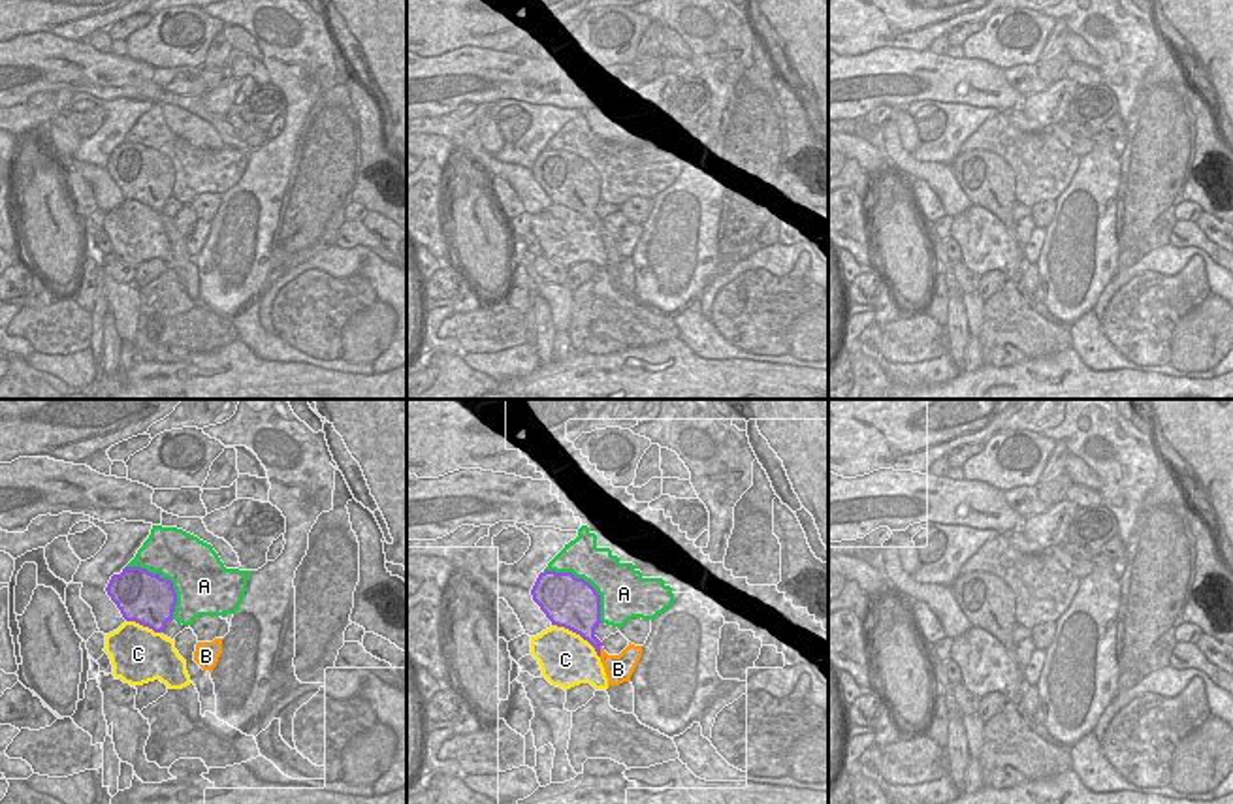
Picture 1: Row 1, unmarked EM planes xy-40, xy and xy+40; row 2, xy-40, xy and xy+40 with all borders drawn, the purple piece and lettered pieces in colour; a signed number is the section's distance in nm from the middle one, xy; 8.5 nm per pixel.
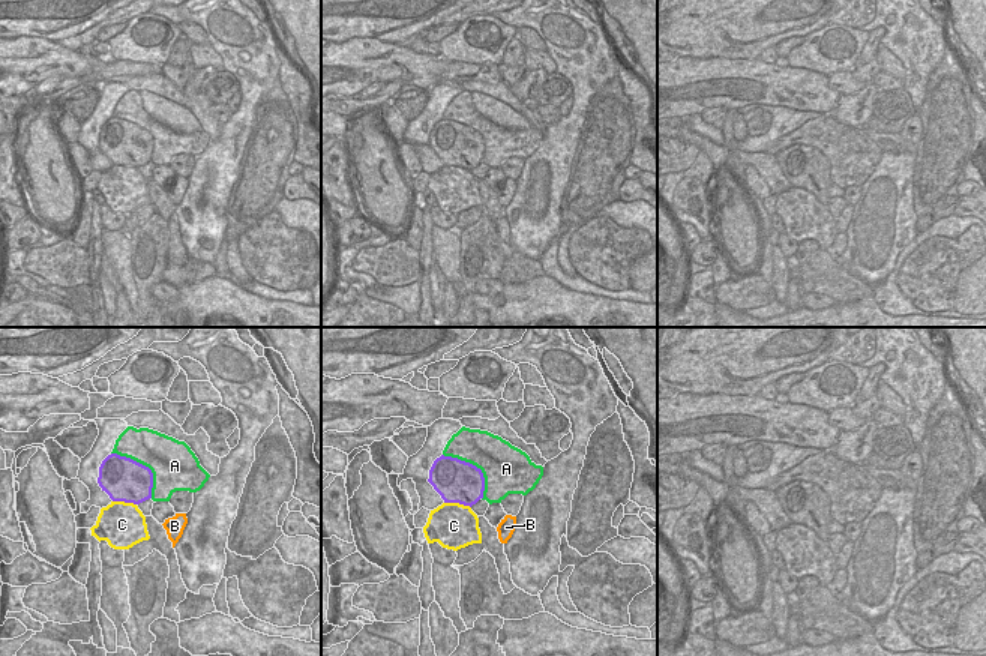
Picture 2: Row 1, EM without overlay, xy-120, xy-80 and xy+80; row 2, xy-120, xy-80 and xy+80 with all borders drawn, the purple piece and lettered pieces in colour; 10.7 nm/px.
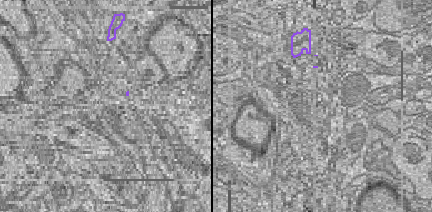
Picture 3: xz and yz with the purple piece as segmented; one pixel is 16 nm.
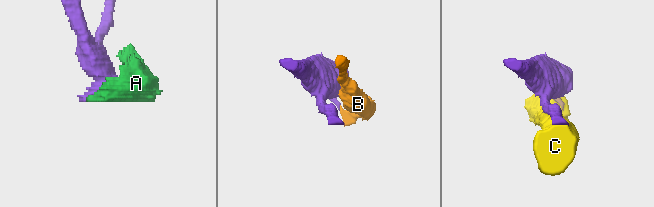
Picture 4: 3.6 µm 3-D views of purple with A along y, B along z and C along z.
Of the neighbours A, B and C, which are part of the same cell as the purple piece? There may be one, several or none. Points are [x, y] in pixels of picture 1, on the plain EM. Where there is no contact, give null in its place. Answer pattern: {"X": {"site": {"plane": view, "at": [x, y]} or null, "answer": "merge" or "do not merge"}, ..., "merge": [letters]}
{"A": {"site": {"plane": "xy-40", "at": [166, 157]}, "answer": "do not merge"}, "B": {"site": {"plane": "xy", "at": [599, 228]}, "answer": "do not merge"}, "C": {"site": {"plane": "xy", "at": [578, 211]}, "answer": "do not merge"}, "merge": []}

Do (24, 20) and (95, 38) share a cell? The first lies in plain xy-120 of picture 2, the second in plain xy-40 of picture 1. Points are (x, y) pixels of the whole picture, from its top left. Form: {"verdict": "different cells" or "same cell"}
{"verdict": "same cell"}

